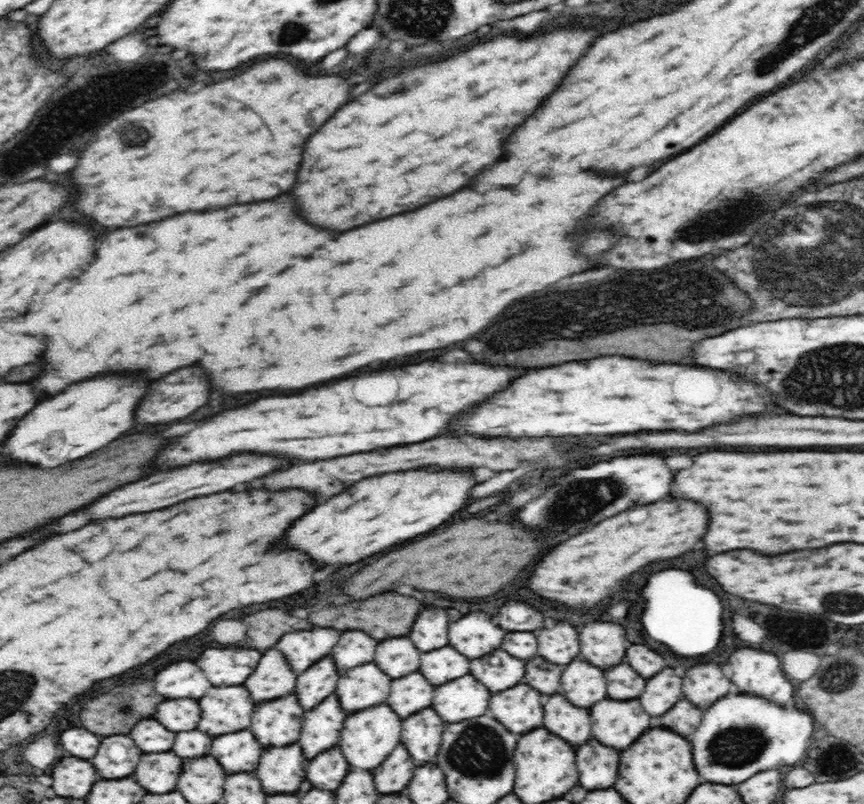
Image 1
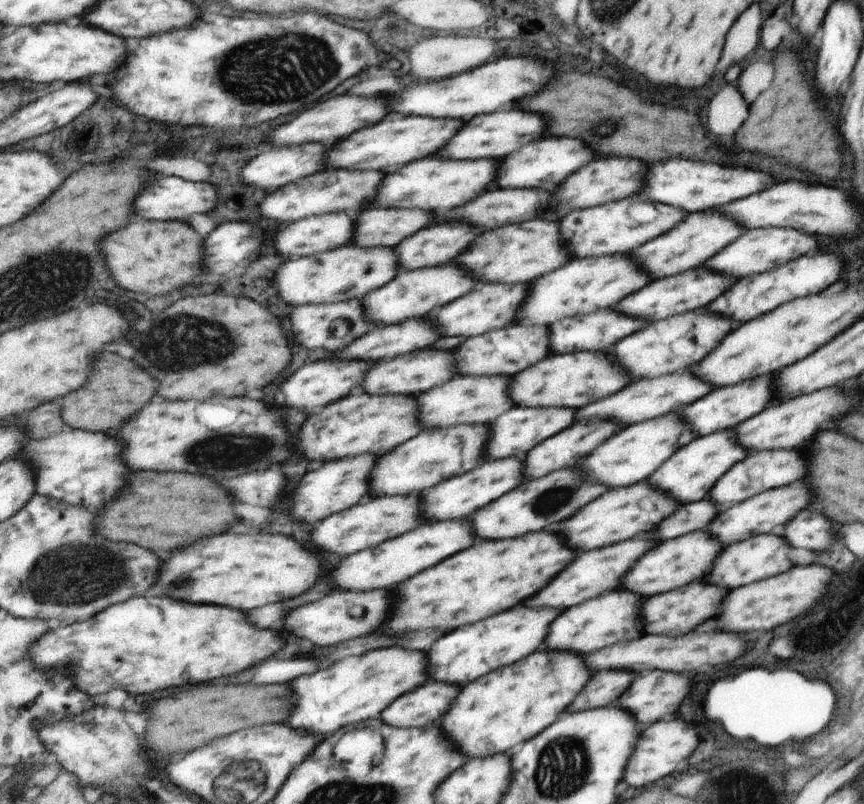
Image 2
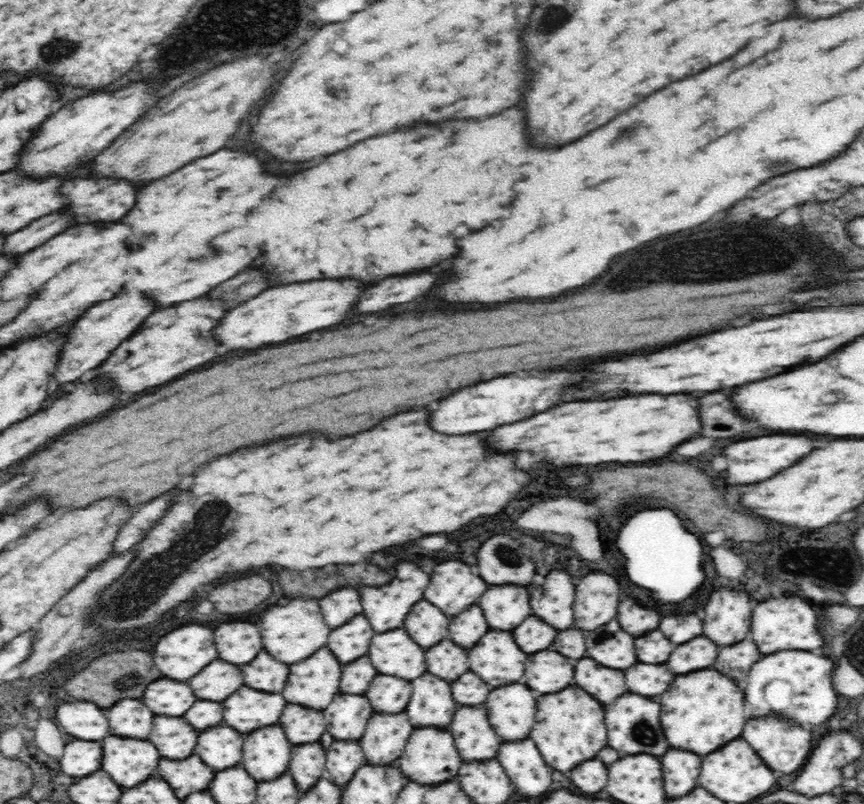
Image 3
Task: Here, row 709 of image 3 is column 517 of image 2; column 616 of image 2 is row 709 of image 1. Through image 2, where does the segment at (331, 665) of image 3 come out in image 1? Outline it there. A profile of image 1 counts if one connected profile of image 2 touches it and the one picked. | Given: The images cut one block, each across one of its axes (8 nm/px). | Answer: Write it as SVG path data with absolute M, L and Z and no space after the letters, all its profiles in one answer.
M290 694L256 706L250 728L256 732L256 740L260 740L262 746L290 746L300 740L304 710L298 702L300 700Z

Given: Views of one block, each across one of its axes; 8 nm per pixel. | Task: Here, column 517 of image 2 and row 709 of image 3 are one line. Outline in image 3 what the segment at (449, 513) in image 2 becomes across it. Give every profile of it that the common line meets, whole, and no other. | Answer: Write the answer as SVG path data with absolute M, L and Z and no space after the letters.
M460 708L450 724L462 762L492 760L500 750L500 740L488 720L486 708Z

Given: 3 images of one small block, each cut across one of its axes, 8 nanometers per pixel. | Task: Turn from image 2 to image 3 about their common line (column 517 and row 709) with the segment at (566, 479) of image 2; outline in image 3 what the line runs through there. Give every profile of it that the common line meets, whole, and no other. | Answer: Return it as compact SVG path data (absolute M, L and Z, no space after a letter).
M510 684L488 694L484 704L488 720L500 740L524 740L530 734L536 714L536 698L526 686Z

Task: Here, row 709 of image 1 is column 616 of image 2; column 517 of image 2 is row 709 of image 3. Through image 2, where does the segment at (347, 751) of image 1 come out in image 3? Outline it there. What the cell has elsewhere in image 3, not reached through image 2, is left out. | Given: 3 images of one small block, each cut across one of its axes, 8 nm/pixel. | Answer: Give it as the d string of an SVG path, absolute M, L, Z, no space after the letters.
M376 676L366 696L372 700L372 708L376 708L376 712L404 712L402 708L406 708L410 692L412 686L408 680L394 676Z

